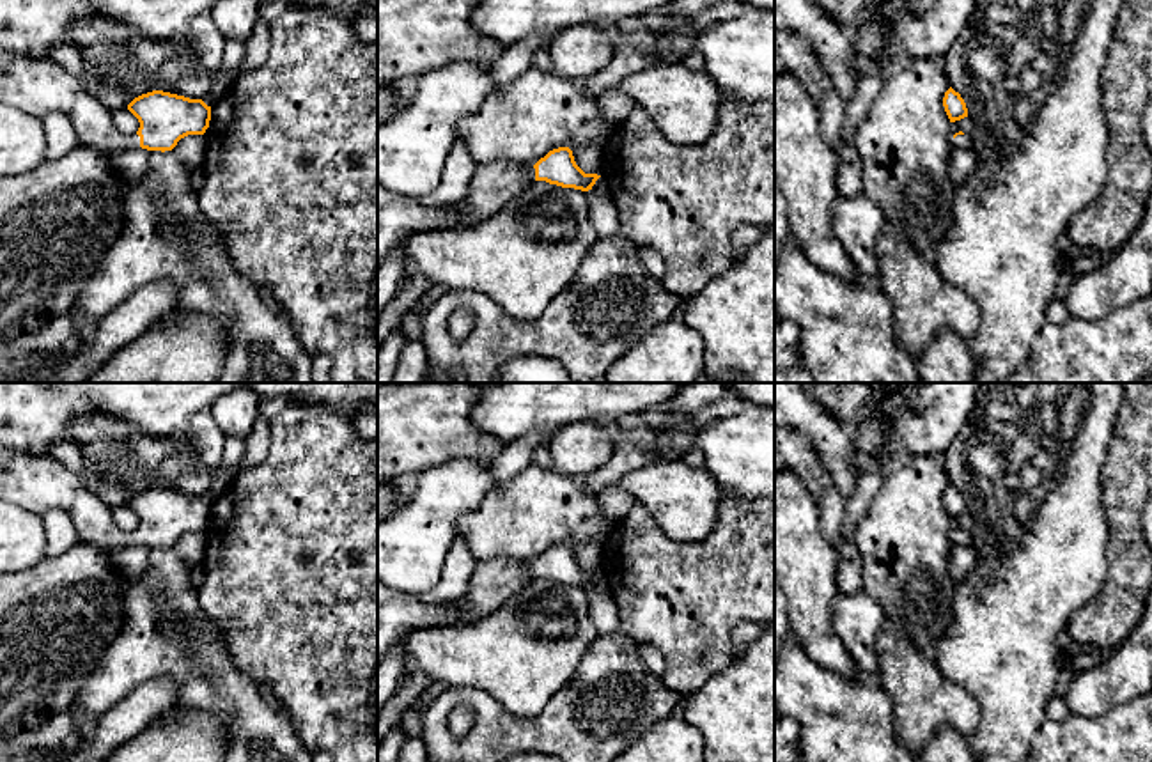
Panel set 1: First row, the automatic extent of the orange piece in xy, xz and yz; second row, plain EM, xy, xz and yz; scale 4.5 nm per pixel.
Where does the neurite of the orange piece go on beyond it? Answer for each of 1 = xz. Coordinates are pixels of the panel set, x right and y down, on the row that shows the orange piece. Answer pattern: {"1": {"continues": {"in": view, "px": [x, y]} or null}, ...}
{"1": {"continues": {"in": "xz", "px": [493, 185]}}}

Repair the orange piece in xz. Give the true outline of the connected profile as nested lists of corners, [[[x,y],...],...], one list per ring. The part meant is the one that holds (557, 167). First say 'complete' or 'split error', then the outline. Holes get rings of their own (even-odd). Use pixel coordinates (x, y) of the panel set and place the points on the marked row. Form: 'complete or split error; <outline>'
split error; [[[558,147],[528,172],[507,159],[477,165],[466,197],[447,206],[424,206],[418,198],[392,193],[378,183],[378,268],[409,234],[422,229],[479,225],[533,181],[588,191],[599,177],[585,174],[569,147]]]

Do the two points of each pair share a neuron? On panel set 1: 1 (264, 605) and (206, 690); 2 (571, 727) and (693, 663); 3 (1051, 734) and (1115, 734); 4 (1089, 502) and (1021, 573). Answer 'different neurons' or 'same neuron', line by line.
1: different neurons
2: different neurons
3: same neuron
4: same neuron

